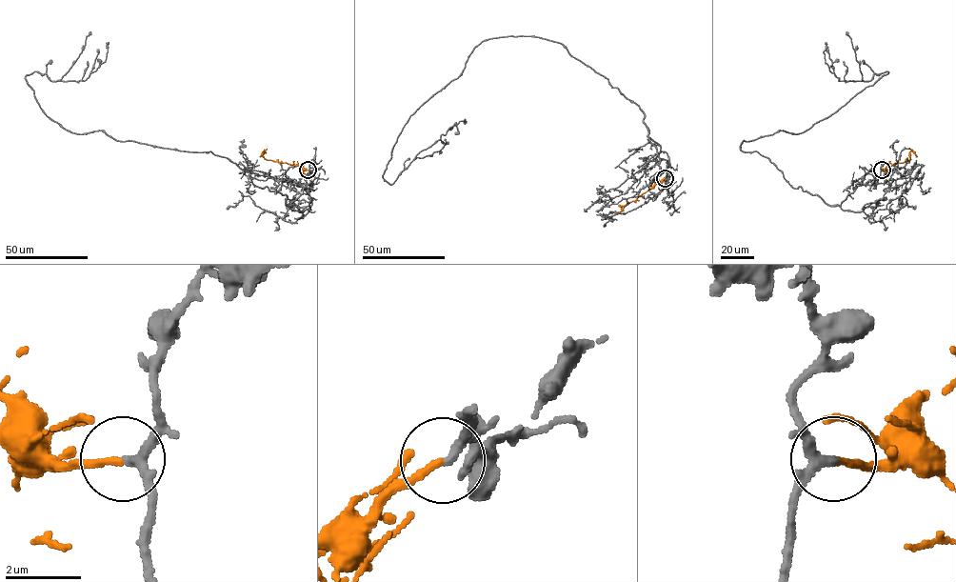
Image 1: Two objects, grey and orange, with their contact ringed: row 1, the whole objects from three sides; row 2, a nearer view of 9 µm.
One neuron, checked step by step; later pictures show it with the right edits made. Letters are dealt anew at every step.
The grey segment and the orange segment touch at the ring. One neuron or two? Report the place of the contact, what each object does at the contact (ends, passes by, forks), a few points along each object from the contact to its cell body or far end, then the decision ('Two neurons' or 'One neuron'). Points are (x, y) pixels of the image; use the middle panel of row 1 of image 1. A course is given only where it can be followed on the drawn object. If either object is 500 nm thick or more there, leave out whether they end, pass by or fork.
Place: (665, 178). At the ring grey passes by. At the ring orange ends. Course of grey: (666, 177), (667, 153), (640, 108), (552, 41), (482, 41), (410, 116), (383, 177), (392, 184), (467, 121). Course of orange: (666, 177), (635, 201), (619, 205), (622, 210), (617, 212). One neuron

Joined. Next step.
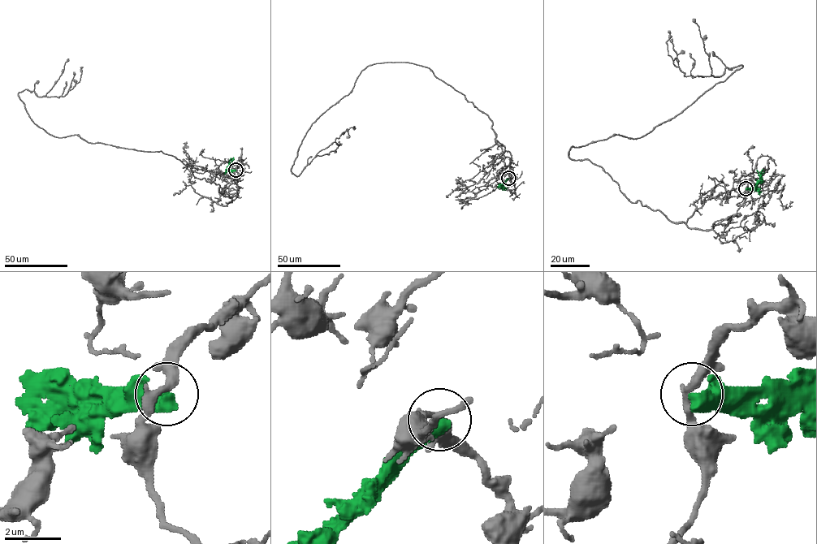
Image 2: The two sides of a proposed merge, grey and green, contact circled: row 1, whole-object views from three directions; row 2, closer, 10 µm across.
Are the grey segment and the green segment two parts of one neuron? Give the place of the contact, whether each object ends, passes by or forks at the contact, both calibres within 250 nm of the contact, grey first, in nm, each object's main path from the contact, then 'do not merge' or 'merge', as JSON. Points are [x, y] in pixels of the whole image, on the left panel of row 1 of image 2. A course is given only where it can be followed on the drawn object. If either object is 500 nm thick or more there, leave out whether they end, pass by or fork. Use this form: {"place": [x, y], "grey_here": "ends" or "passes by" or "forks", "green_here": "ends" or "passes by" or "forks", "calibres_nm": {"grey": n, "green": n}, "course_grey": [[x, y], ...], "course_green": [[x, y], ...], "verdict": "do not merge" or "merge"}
{"place": [235, 170], "grey_here": "passes by", "green_here": "ends", "calibres_nm": {"grey": 320, "green": 460}, "course_grey": [[235, 170], [237, 192], [224, 196], [218, 184], [161, 151], [49, 135], [18, 93], [63, 97], [82, 66]], "course_green": [[235, 170], [229, 169], [233, 157]], "verdict": "do not merge"}

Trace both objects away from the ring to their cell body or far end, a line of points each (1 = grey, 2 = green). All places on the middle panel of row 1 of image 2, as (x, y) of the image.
1: (507, 178), (510, 158), (489, 117), (429, 68), (367, 66), (312, 124), (291, 170), (298, 176), (355, 127)
2: (507, 178), (502, 184), (506, 189)

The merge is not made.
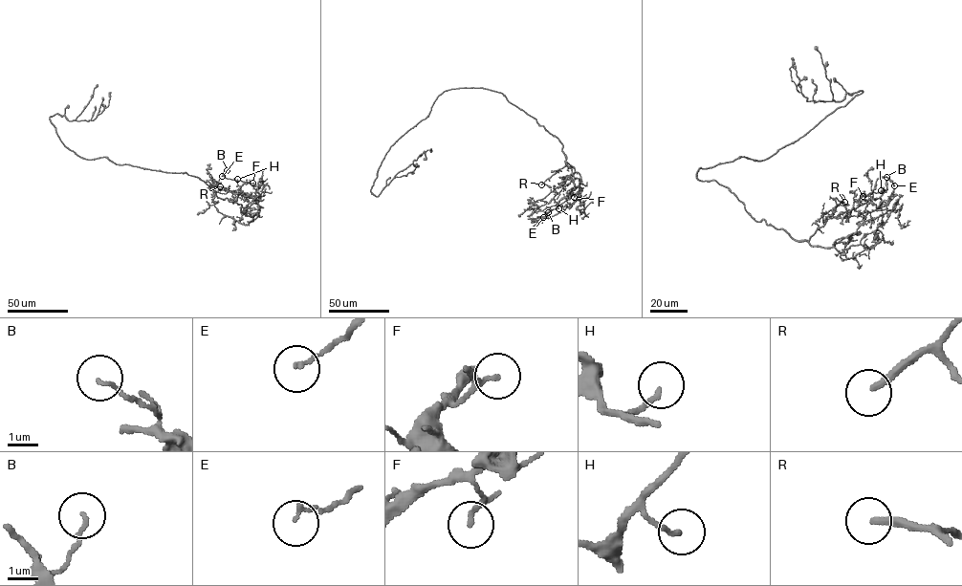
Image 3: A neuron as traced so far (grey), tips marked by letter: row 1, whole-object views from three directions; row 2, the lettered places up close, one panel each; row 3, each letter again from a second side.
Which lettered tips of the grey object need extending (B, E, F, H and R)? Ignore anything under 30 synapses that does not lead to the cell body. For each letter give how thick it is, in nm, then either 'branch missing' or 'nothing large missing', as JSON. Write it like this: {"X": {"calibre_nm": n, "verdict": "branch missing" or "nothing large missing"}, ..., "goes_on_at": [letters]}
{"B": {"calibre_nm": 110, "verdict": "nothing large missing"}, "E": {"calibre_nm": 120, "verdict": "nothing large missing"}, "F": {"calibre_nm": 130, "verdict": "nothing large missing"}, "H": {"calibre_nm": 130, "verdict": "nothing large missing"}, "R": {"calibre_nm": 240, "verdict": "branch missing"}, "goes_on_at": ["R"]}

